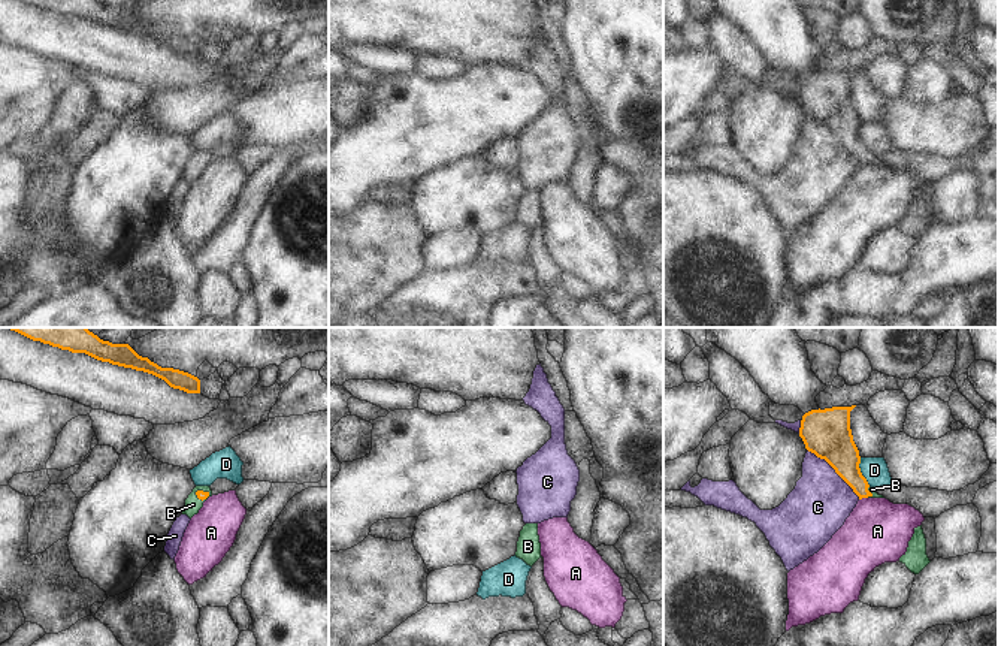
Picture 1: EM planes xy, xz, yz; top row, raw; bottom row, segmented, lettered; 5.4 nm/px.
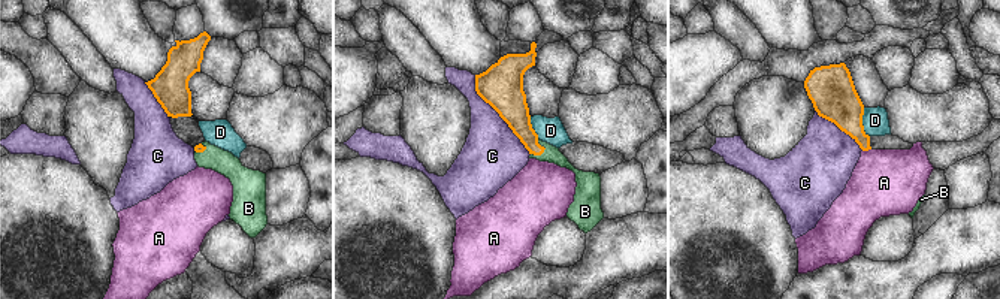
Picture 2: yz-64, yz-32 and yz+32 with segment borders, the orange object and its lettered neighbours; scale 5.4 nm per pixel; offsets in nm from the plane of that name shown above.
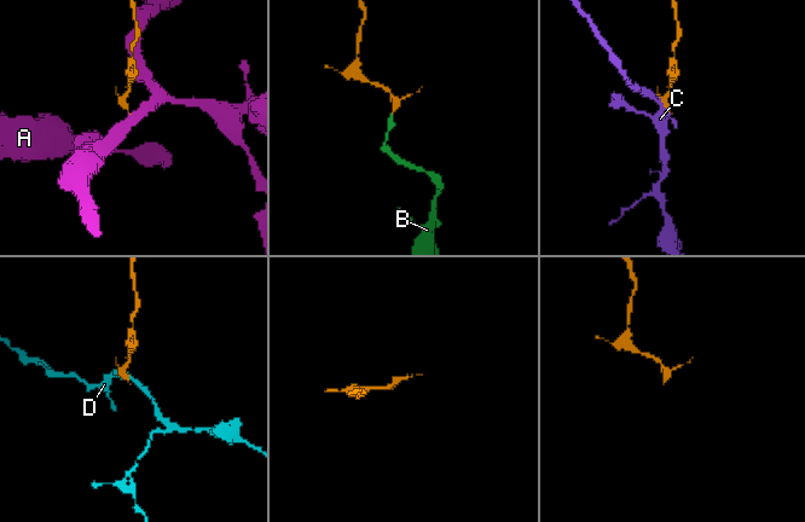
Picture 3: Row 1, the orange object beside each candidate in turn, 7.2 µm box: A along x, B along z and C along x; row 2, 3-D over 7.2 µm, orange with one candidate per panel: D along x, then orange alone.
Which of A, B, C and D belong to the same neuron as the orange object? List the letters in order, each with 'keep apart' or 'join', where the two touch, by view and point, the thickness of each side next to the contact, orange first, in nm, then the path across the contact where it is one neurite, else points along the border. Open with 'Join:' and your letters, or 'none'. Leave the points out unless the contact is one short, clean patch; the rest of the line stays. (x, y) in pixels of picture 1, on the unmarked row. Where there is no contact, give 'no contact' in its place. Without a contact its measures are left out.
Join: B
A: keep apart; meets orange in yz at (862, 162); 170 nm thick on the orange side, 340 nm on the other; border along yz (867, 162), (859, 165)
B: join; meets orange in xy at (202, 156); 50 nm thick on the orange side, 90 nm on the other; runs through xy (202, 160), (202, 156), (193, 169)
C: keep apart; meets orange in yz at (835, 136); 260 nm thick on the orange side, 320 nm on the other; border along yz (807, 114), (822, 123), (859, 163)
D: keep apart; meets orange in yz at (859, 136); 240 nm thick on the orange side, 140 nm on the other

